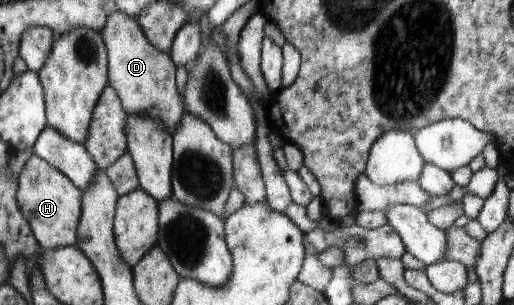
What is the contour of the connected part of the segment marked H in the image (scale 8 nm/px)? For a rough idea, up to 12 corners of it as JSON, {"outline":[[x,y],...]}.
{"outline":[[33,154],[16,203],[42,250],[76,246],[82,190]]}

